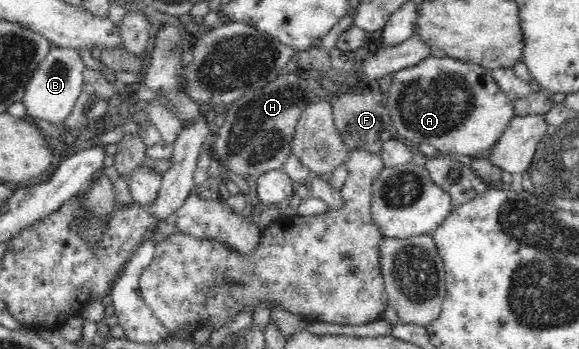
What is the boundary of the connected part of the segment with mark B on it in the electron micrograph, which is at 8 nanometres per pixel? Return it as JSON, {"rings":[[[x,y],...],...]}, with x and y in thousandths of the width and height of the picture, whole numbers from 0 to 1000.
{"rings":[[[93,132],[79,166],[66,186],[48,232],[45,264],[36,292],[45,307],[45,338],[76,344],[98,358],[111,352],[124,324],[131,289],[143,261],[142,223],[145,181],[128,138]]]}

